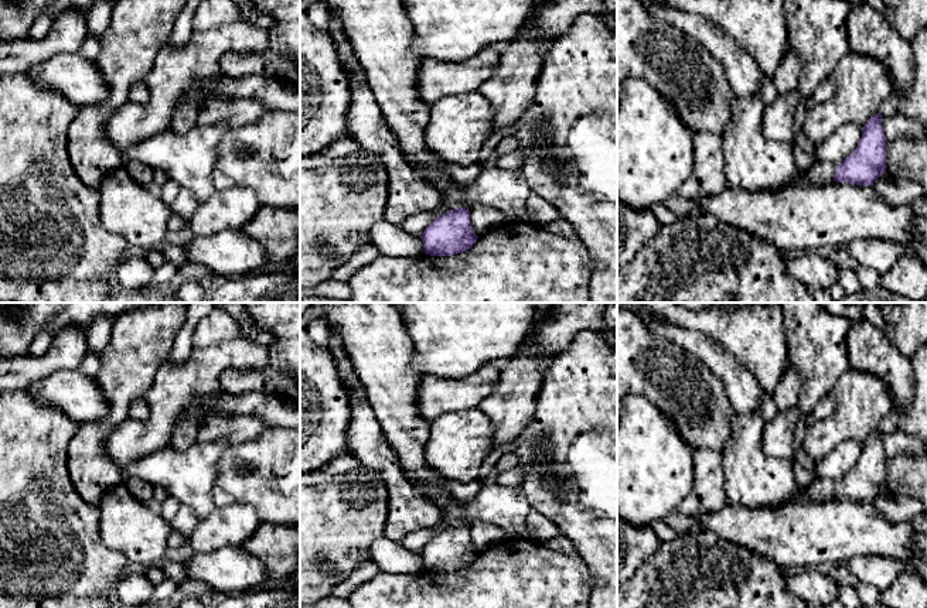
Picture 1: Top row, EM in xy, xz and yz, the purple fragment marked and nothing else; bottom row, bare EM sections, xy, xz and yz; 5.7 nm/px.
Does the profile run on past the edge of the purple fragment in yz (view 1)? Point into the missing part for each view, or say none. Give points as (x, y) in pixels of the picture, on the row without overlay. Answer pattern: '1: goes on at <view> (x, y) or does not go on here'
1: goes on at yz (753, 480)

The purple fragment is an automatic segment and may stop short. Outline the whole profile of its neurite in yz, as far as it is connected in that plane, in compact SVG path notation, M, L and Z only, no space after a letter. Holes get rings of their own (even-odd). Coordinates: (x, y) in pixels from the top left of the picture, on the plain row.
M735 413L732 419L732 433L722 448L725 499L726 503L743 505L754 509L770 509L784 505L797 495L802 495L812 502L825 499L849 499L856 502L873 502L886 489L886 454L882 444L882 431L876 430L862 444L862 454L856 465L838 482L815 478L814 482L802 488L794 477L794 458L773 458L761 451L761 437L767 419L763 413L742 414Z

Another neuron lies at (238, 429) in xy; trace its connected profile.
M251 414L214 417L200 424L197 443L218 443L222 445L242 444L258 440L269 426Z

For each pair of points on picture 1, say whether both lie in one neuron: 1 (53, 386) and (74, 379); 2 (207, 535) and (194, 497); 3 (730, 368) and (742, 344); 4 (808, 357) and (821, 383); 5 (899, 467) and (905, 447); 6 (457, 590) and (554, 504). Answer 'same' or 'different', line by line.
1: same
2: different
3: different
4: same
5: different
6: different

